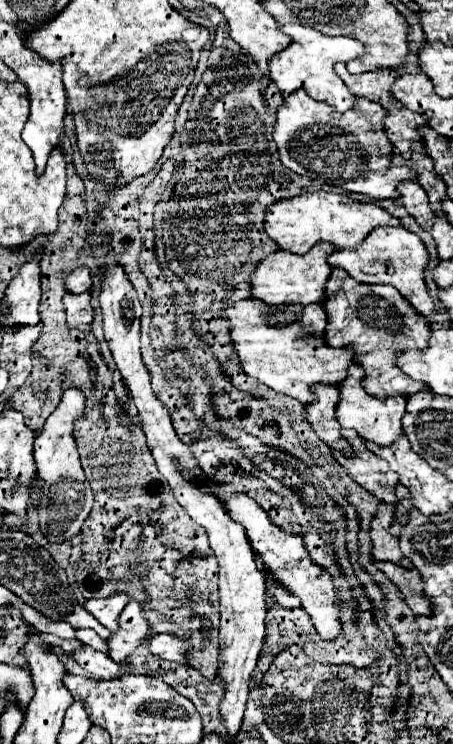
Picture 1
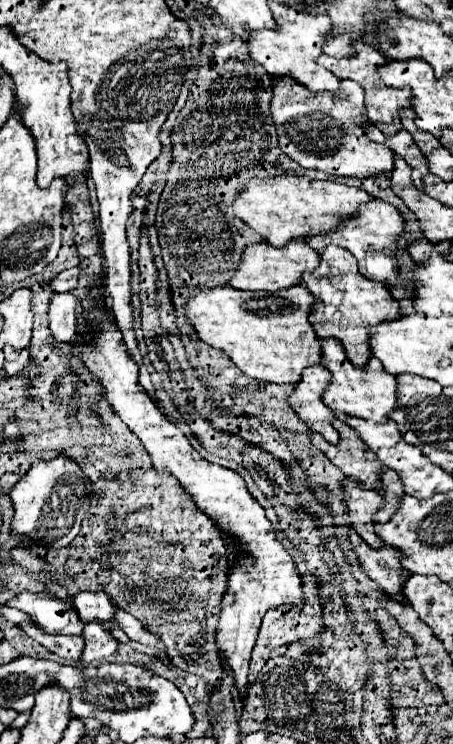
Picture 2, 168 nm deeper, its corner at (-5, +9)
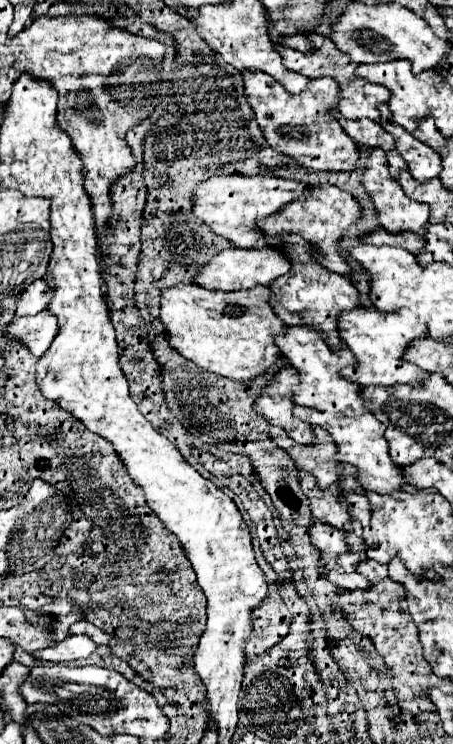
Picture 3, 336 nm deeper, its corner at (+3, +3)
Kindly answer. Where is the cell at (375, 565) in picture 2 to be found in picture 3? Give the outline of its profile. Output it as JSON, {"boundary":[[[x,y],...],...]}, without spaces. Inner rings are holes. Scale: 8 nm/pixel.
{"boundary":[[[318,520],[312,522],[308,532],[312,546],[316,546],[320,552],[320,560],[318,560],[320,576],[328,578],[342,590],[366,588],[366,578],[356,572],[356,562],[364,558],[364,550],[346,554],[348,532],[326,526]]]}

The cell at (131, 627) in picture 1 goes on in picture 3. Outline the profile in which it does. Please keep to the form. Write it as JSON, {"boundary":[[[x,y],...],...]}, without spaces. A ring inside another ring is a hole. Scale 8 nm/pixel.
{"boundary":[[[68,636],[64,638],[62,642],[56,642],[56,646],[50,646],[50,648],[44,648],[44,650],[38,650],[34,654],[36,660],[42,660],[42,662],[54,662],[54,664],[66,664],[66,662],[74,662],[74,660],[80,660],[80,658],[88,658],[92,652],[94,652],[96,644],[88,638],[88,636]]]}

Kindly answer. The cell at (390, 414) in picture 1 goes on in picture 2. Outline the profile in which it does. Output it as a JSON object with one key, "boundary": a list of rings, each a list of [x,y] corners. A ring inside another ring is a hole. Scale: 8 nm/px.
{"boundary":[[[334,338],[330,340],[320,340],[322,344],[322,358],[326,362],[326,368],[332,372],[332,384],[324,392],[324,402],[330,406],[334,412],[342,412],[346,416],[354,418],[364,418],[370,422],[380,422],[382,418],[388,418],[392,410],[398,406],[398,396],[396,396],[396,376],[390,376],[388,372],[382,370],[382,364],[372,356],[366,368],[354,368],[342,350],[342,344]]]}

